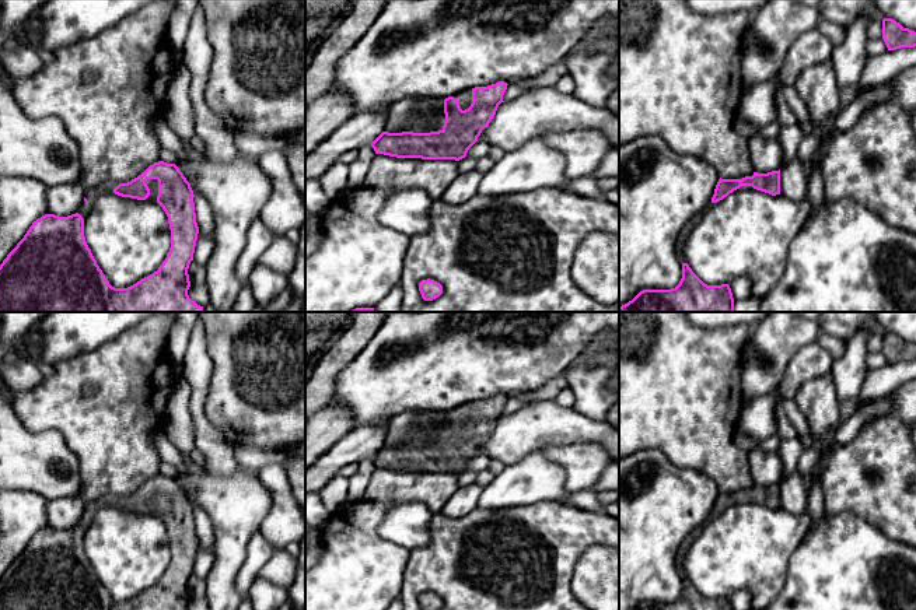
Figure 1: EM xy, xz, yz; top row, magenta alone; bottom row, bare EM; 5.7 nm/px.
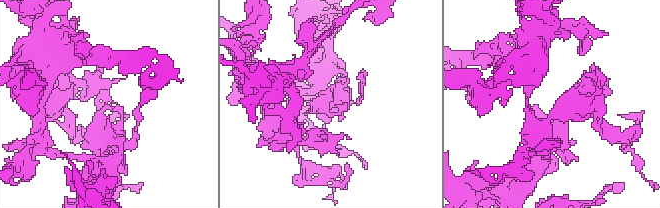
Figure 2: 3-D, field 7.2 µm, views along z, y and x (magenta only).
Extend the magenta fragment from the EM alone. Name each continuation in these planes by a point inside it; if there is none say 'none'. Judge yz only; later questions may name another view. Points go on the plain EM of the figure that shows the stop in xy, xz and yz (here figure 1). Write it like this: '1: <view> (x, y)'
1: yz (685, 546)

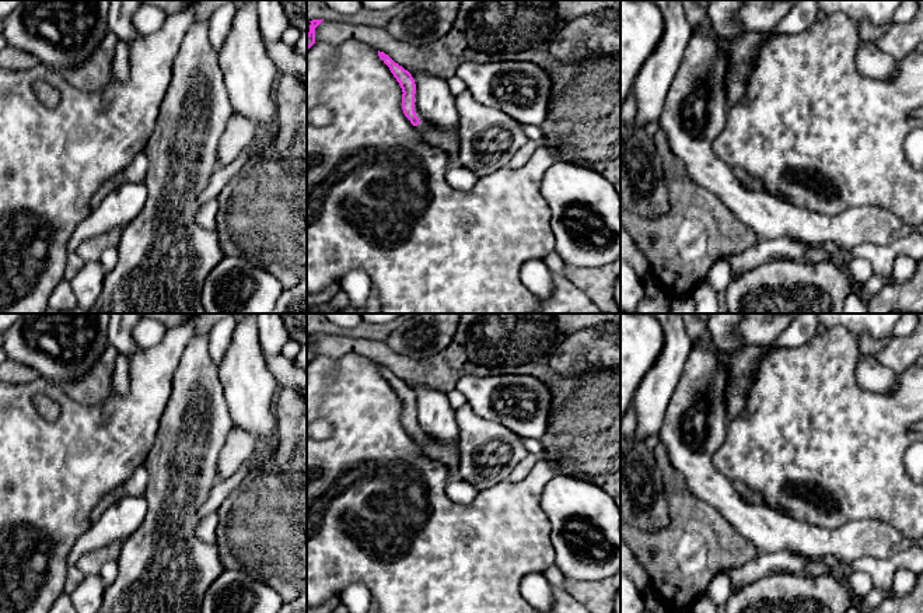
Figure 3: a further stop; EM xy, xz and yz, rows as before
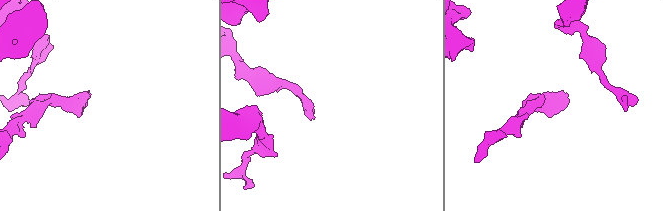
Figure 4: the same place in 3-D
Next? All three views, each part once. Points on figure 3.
1: xz (447, 454)

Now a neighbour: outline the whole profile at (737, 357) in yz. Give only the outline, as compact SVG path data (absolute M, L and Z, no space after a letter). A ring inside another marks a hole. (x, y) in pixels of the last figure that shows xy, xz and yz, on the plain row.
M766 346L745 347L733 354L717 354L717 360L730 371L727 383L727 421L742 413L751 393L749 378L759 369L763 357L775 350Z

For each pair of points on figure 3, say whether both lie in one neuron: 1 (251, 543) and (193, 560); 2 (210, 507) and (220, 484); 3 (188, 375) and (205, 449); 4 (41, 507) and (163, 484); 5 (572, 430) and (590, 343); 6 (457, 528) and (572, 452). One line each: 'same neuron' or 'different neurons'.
1: different neurons
2: same neuron
3: same neuron
4: different neurons
5: same neuron
6: different neurons

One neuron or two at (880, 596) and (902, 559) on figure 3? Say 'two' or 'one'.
two

